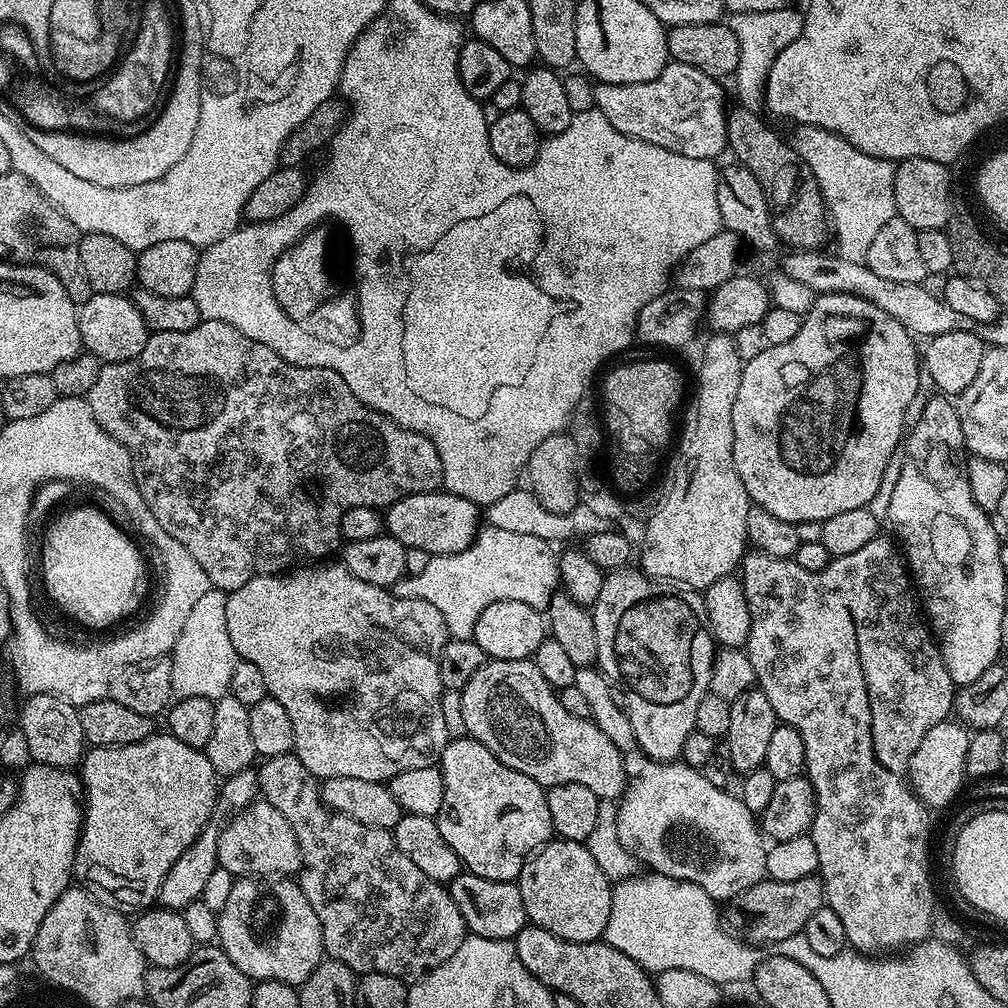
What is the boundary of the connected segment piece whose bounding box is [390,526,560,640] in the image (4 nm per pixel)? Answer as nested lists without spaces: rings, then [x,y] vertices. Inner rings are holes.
[[[481,527],[476,541],[466,550],[449,556],[432,556],[422,574],[405,575],[390,590],[398,598],[418,598],[430,602],[437,610],[442,610],[442,618],[448,627],[448,635],[454,640],[471,640],[477,635],[476,627],[482,624],[486,606],[503,600],[526,602],[526,606],[537,610],[547,609],[560,584],[558,552],[549,541],[533,538],[531,534],[514,534],[507,530]]]

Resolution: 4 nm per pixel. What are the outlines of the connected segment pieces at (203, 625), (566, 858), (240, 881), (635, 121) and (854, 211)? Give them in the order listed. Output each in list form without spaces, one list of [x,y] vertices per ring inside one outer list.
[[[209,587],[202,598],[194,605],[194,610],[186,617],[182,625],[182,634],[178,634],[178,642],[172,647],[170,653],[170,686],[173,697],[176,698],[210,698],[218,701],[228,695],[230,677],[234,674],[234,666],[237,662],[237,654],[234,650],[234,642],[230,642],[230,633],[226,631],[226,602],[228,593],[221,588]]]
[[[553,839],[525,860],[518,883],[529,921],[542,930],[550,930],[550,934],[570,942],[590,942],[603,937],[610,918],[614,884],[598,870],[598,862],[594,862],[587,843]]]
[[[236,878],[230,896],[216,917],[218,947],[246,974],[249,980],[277,980],[293,986],[299,986],[314,974],[314,970],[325,959],[322,926],[318,922],[318,914],[314,914],[314,906],[306,902],[306,894],[302,894],[299,883],[292,878]]]
[[[670,62],[650,82],[637,84],[601,84],[595,85],[596,107],[618,130],[627,136],[638,138],[642,142],[650,142],[654,146],[662,146],[671,152],[686,154],[686,158],[702,158],[712,160],[720,151],[728,148],[728,112],[724,108],[724,92],[720,89],[721,81],[710,74],[702,74],[702,70],[694,70],[694,66]]]
[[[797,124],[791,130],[793,150],[802,158],[802,162],[806,162],[806,166],[810,166],[810,170],[814,170],[814,178],[818,178],[834,240],[836,236],[835,255],[846,258],[846,262],[867,261],[870,245],[878,230],[882,230],[886,222],[897,219],[894,206],[896,164],[891,160],[874,158],[855,148],[837,132],[813,124]]]

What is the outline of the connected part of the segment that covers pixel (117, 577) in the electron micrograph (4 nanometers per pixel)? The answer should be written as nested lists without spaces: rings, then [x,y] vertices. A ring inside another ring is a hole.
[[[80,506],[64,513],[47,529],[42,550],[42,576],[49,596],[70,617],[90,628],[106,628],[130,615],[140,604],[140,584],[146,576],[135,544],[100,510]]]

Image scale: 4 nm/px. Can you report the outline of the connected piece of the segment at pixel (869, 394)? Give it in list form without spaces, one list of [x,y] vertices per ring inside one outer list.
[[[826,292],[817,295],[816,301],[812,303],[812,309],[803,315],[802,330],[798,330],[798,335],[790,338],[790,342],[785,344],[769,344],[766,350],[762,350],[762,354],[758,354],[758,358],[750,358],[744,362],[742,370],[742,383],[738,385],[738,398],[734,398],[734,466],[738,470],[738,478],[742,478],[742,486],[746,486],[746,494],[749,501],[755,507],[762,510],[770,510],[770,514],[774,514],[774,518],[782,518],[782,522],[790,522],[797,525],[802,522],[823,522],[834,518],[834,514],[842,514],[846,510],[858,510],[866,508],[870,501],[878,494],[878,488],[882,486],[882,476],[886,474],[886,466],[893,463],[896,447],[901,447],[902,441],[906,436],[906,424],[904,428],[904,419],[908,416],[908,407],[916,400],[916,391],[920,388],[920,376],[922,380],[922,356],[918,351],[917,341],[912,333],[906,330],[906,326],[902,326],[902,322],[898,322],[898,318],[892,318],[886,310],[882,310],[874,302],[870,302],[864,296],[855,296],[854,294],[846,294],[845,292]]]

